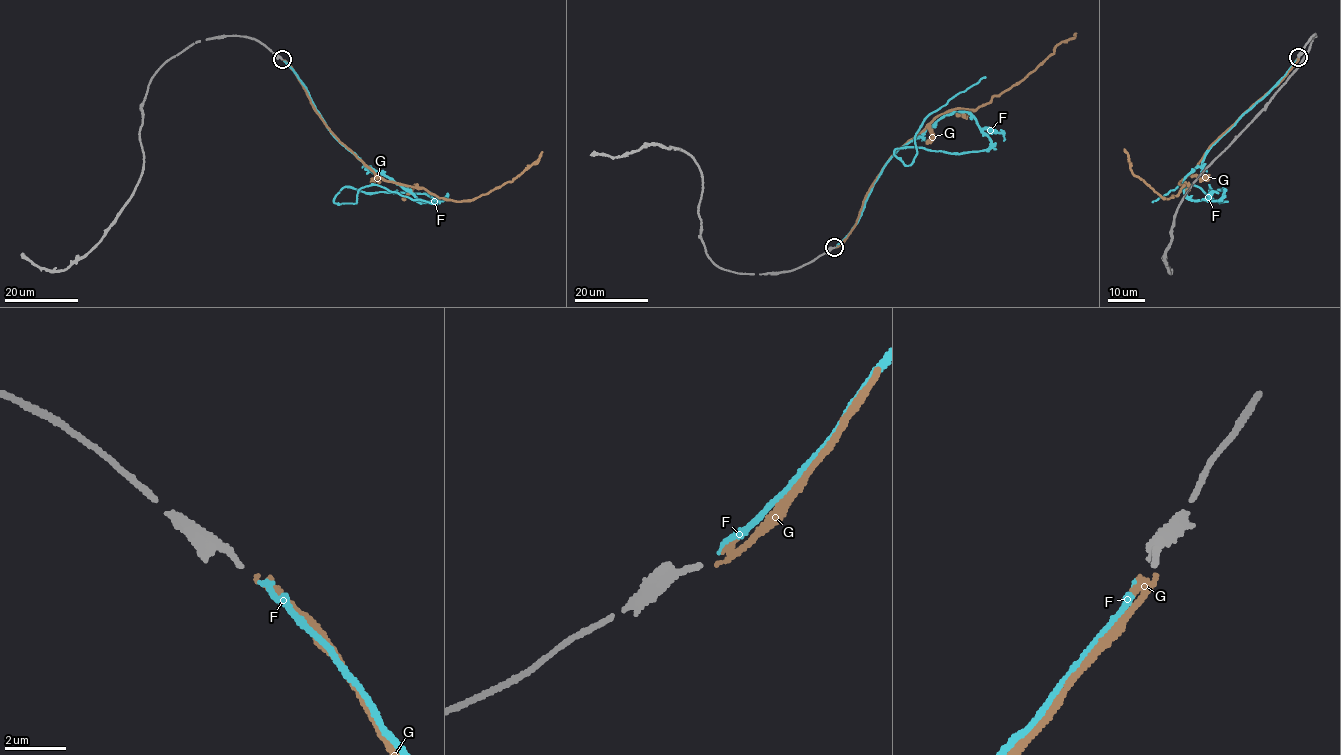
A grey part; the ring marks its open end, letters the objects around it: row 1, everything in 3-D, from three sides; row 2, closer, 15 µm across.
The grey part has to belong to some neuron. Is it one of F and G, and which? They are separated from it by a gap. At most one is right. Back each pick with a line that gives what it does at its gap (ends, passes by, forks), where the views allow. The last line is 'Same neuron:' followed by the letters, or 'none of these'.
F: It ends there
Same neuron: F

